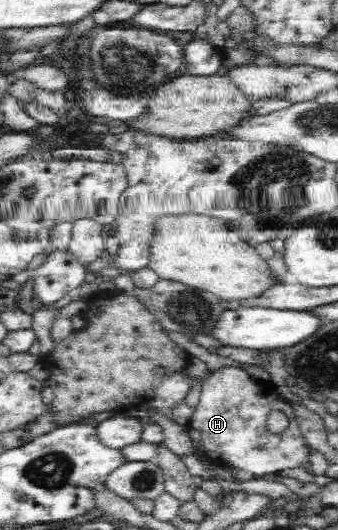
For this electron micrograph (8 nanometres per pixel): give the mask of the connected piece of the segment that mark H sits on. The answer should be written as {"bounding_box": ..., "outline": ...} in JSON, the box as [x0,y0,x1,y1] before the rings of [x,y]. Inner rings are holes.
{"bounding_box":[186,366,311,477],"outline":[[[225,366],[209,373],[210,375],[203,383],[198,403],[186,424],[187,434],[194,448],[204,454],[213,465],[249,470],[255,477],[278,474],[285,468],[296,468],[296,466],[302,466],[306,470],[310,468],[311,446],[300,433],[300,424],[296,419],[294,405],[278,394],[272,380],[252,379],[246,370],[235,366]],[[274,411],[284,412],[290,420],[288,432],[284,432],[280,436],[274,436],[267,431],[266,418]]]}

